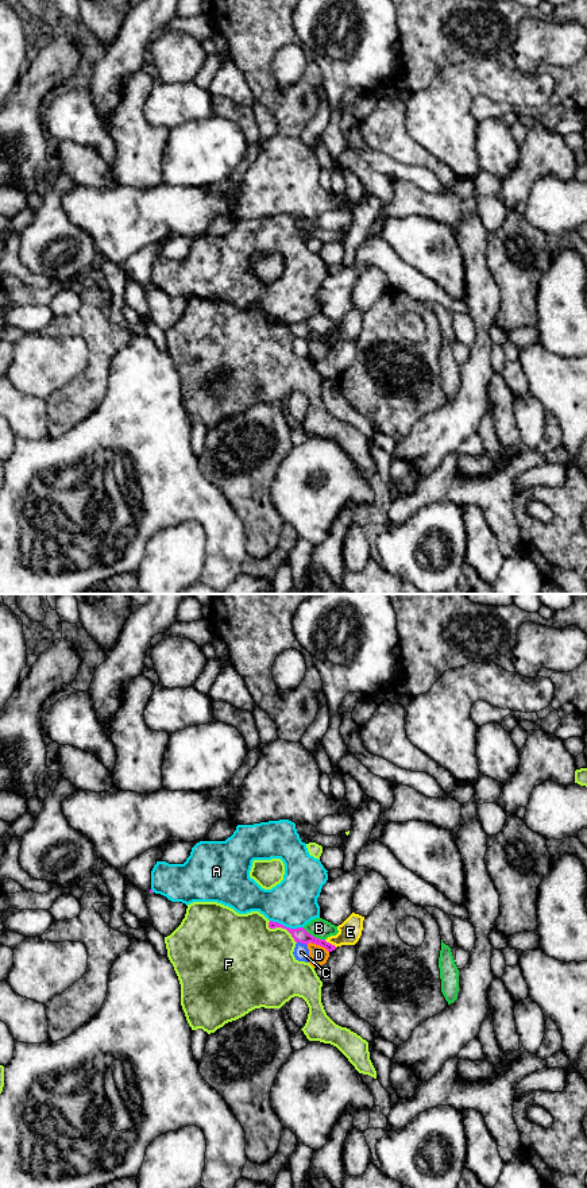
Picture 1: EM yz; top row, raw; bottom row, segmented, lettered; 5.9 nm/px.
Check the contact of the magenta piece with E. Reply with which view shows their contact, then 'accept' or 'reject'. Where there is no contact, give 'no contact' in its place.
contact in yz; reject

